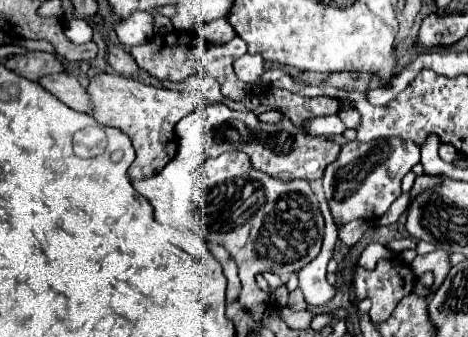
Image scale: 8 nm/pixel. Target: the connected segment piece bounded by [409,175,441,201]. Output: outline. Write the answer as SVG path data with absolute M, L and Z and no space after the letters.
M421 175L415 179L409 195L411 195L411 201L413 197L417 197L417 193L421 193L421 189L433 189L433 185L439 185L441 183L441 175Z

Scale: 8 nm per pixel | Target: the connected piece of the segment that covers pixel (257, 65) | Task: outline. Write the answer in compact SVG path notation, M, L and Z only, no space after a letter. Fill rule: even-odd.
M243 55L235 61L235 75L243 83L261 85L261 77L265 73L265 61L259 55Z

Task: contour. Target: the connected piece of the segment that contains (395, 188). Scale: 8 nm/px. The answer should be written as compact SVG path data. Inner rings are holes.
M375 139L371 143L351 141L341 147L339 157L325 169L323 191L335 225L355 219L377 219L401 195L401 181L419 163L419 145L403 139Z

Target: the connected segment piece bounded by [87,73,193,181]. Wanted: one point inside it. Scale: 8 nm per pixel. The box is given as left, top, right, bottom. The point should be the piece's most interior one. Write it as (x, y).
(147, 115)

